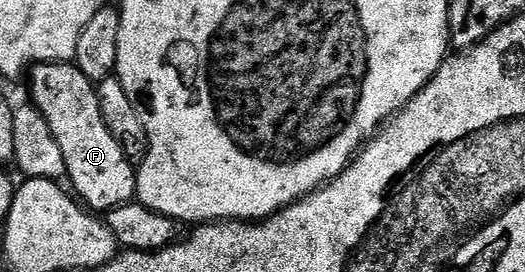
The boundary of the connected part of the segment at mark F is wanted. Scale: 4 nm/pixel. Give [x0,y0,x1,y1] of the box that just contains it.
[28,61,137,213]

